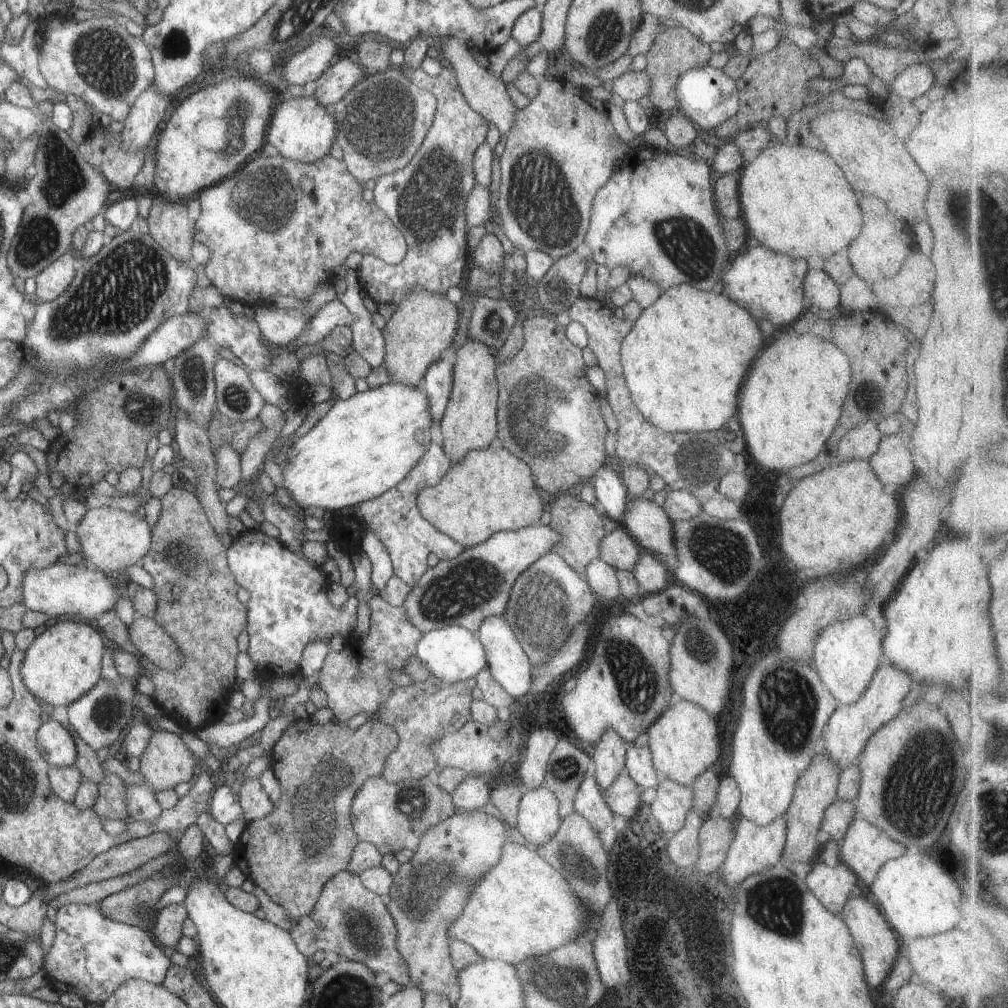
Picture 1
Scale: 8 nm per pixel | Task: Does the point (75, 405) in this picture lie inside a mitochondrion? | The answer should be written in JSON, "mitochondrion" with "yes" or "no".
{"mitochondrion":"no"}

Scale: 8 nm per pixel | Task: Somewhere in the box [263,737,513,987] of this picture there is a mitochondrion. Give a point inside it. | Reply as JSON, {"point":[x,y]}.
{"point":[313,815]}

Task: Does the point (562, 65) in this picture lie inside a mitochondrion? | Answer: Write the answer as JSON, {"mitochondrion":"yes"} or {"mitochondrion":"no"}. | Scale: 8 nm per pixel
{"mitochondrion":"no"}

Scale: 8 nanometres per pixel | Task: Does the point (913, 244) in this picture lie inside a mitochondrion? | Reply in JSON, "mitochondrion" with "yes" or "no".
{"mitochondrion":"no"}

